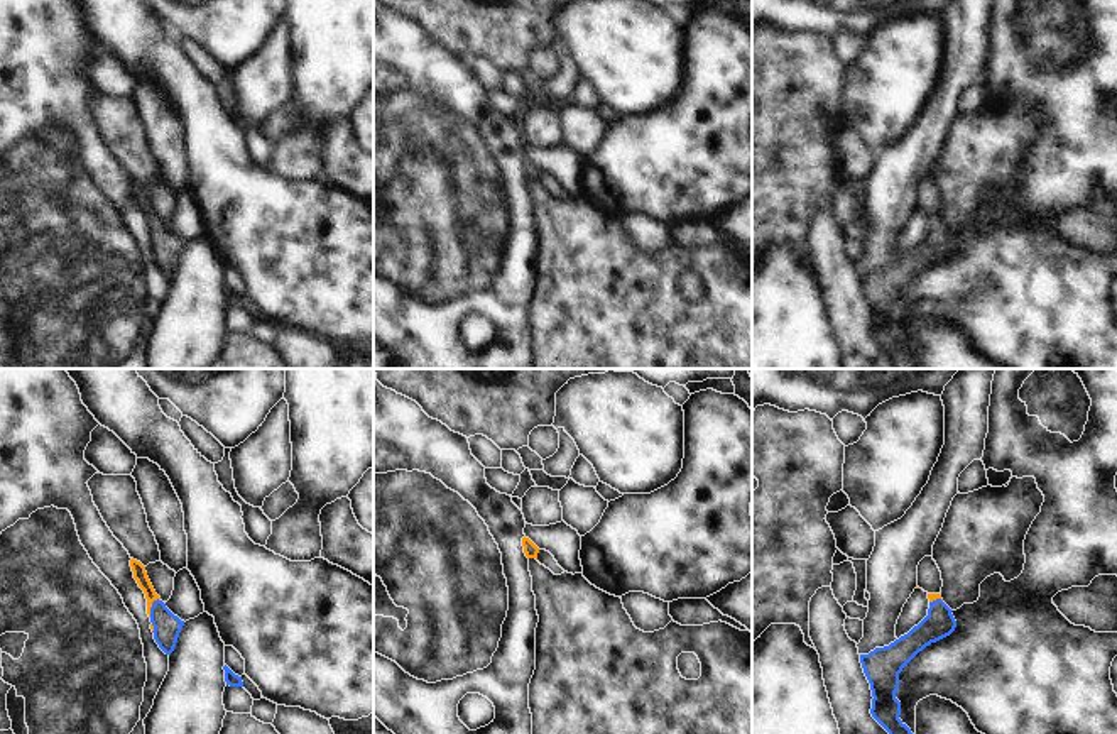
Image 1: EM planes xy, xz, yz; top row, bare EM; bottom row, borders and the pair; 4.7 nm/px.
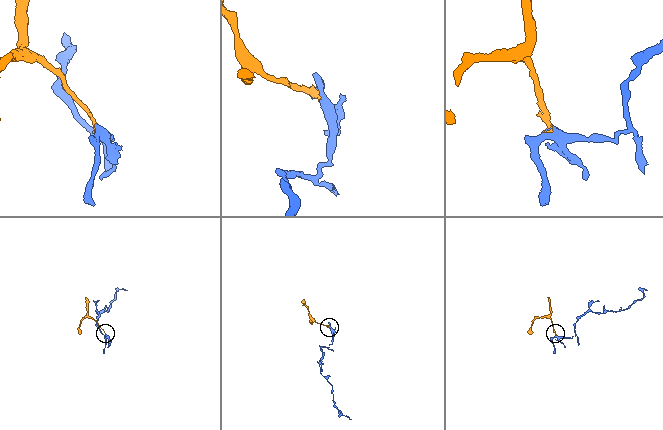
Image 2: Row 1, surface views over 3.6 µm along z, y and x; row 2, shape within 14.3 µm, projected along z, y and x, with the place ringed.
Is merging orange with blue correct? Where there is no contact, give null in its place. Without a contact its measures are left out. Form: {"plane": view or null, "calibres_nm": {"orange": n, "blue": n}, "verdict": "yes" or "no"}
{"plane": "xy", "calibres_nm": {"orange": 60, "blue": 130}, "verdict": "yes"}

